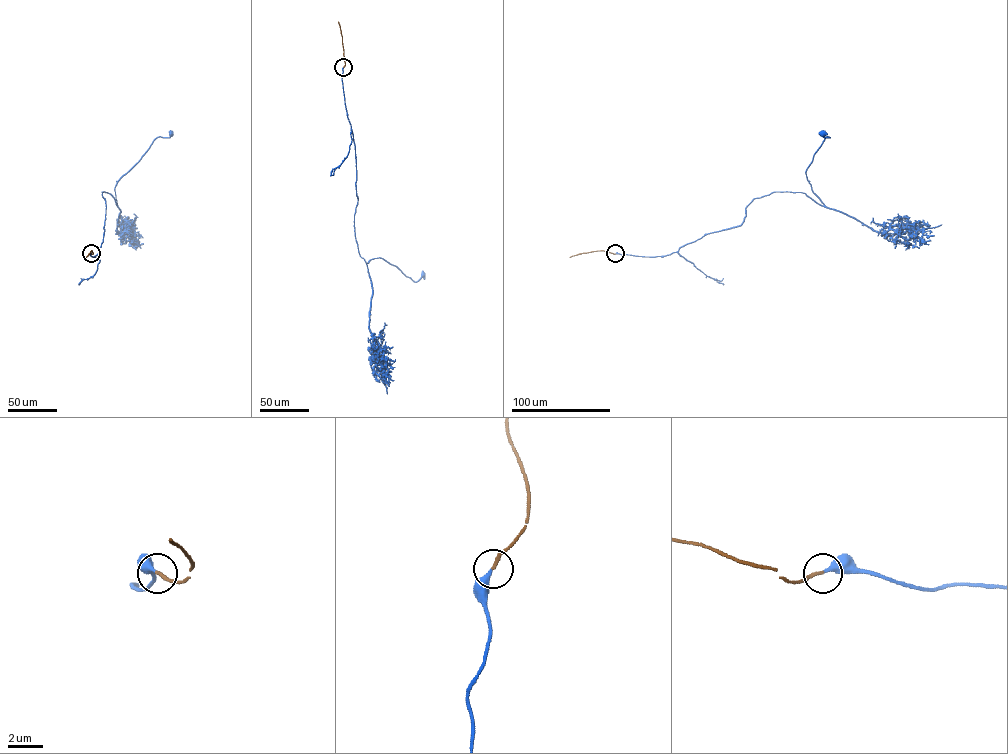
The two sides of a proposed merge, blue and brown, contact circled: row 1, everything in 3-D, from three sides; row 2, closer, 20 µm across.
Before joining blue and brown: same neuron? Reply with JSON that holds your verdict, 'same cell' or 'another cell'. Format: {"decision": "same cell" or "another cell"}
{"decision": "same cell"}

